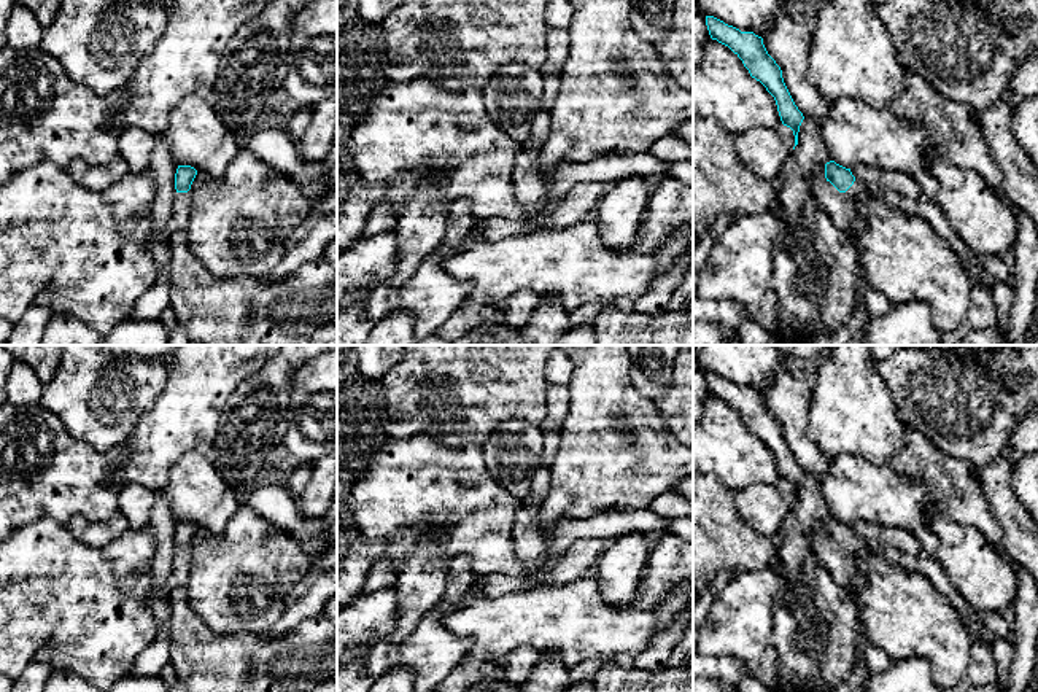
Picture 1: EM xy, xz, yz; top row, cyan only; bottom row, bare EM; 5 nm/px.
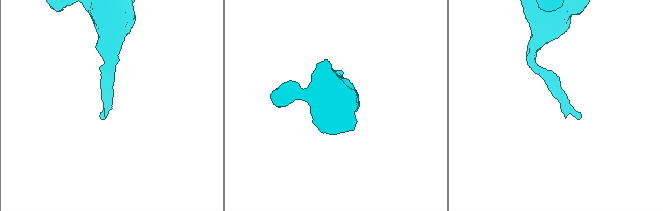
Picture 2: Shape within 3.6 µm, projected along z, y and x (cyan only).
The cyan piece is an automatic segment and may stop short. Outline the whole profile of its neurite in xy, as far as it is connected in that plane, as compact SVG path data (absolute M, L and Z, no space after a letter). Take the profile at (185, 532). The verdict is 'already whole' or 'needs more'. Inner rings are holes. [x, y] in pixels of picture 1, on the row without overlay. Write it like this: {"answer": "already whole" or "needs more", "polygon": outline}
{"answer": "needs more", "polygon": "M178 522L175 530L175 555L173 555L173 565L172 573L167 579L165 592L167 595L172 593L173 589L183 587L188 582L189 577L189 568L191 568L191 541L197 531L197 527L191 522Z"}

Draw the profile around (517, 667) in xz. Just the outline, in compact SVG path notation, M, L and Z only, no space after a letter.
M520 647L510 652L499 665L464 657L450 675L437 686L439 692L463 692L482 681L505 681L517 687L528 679L540 655L533 647Z

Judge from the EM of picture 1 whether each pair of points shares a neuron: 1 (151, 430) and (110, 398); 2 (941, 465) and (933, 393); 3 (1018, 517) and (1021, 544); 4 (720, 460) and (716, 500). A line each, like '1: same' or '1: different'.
1: different
2: different
3: same
4: different

